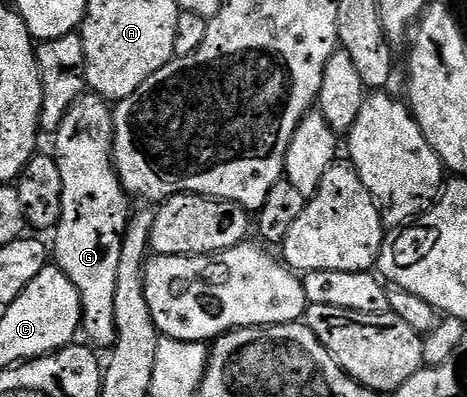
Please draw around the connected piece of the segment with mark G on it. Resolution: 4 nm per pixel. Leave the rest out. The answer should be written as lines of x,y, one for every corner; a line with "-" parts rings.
92,93
80,95
71,105
67,117
63,117
61,127
55,133
57,139
51,148
51,154
59,165
59,174
63,177
63,209
61,219
52,232
51,255
55,266
70,279
78,290
82,301
82,319
80,330
86,335
94,348
112,348
117,340
115,329
115,281
119,270
119,253
123,253
123,237
129,228
131,210
130,196
113,167
113,112
110,104
101,96

